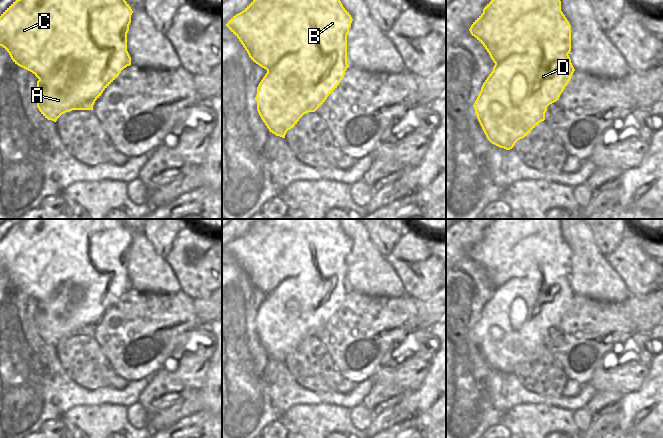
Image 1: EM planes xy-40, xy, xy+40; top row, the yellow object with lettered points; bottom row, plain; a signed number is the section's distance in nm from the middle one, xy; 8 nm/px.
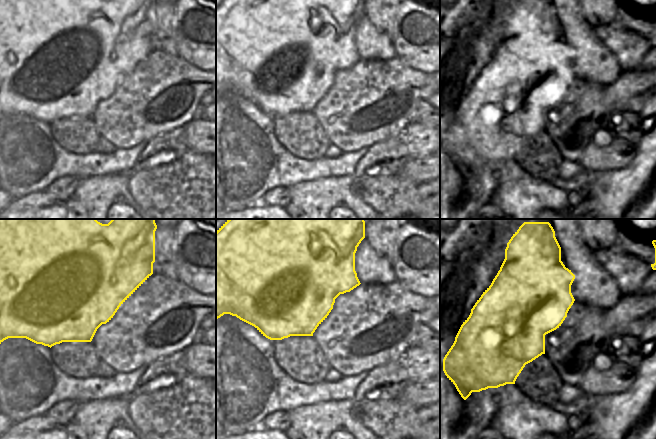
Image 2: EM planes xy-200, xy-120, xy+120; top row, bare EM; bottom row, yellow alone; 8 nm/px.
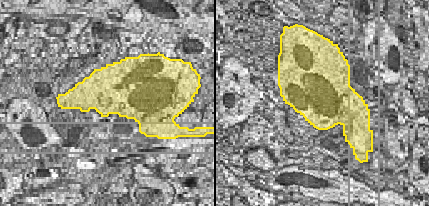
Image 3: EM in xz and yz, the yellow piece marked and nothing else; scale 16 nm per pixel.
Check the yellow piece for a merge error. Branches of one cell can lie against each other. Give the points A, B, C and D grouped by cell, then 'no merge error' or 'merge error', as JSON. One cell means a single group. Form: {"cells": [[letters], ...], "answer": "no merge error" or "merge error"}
{"cells": [["A", "D"], ["B", "C"]], "answer": "merge error"}

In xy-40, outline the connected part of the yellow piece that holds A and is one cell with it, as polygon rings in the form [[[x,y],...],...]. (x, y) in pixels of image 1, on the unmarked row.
[[[101,277],[95,284],[78,281],[77,286],[62,286],[48,302],[37,305],[37,331],[54,346],[72,334],[93,334],[95,325],[126,291],[109,288]]]

